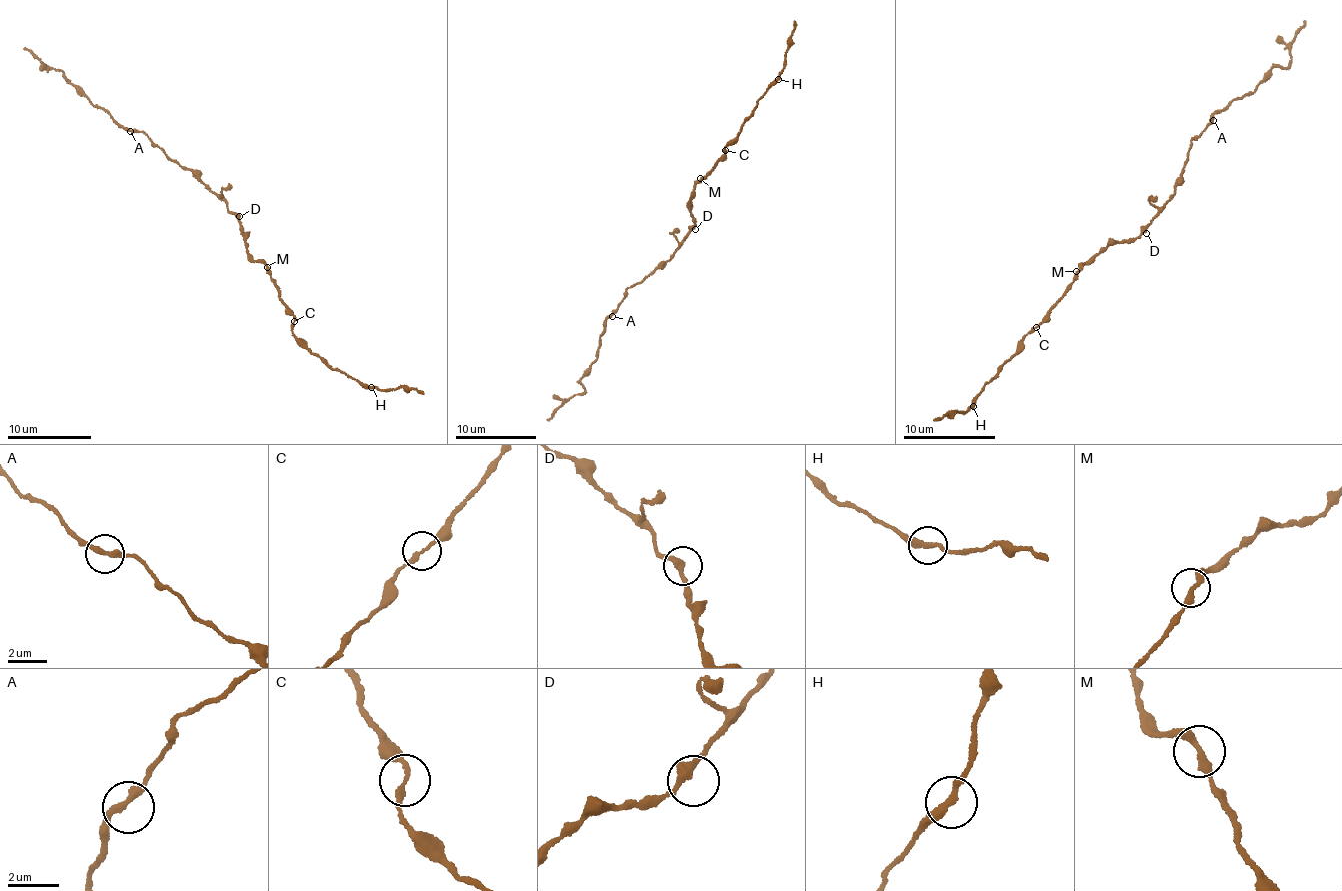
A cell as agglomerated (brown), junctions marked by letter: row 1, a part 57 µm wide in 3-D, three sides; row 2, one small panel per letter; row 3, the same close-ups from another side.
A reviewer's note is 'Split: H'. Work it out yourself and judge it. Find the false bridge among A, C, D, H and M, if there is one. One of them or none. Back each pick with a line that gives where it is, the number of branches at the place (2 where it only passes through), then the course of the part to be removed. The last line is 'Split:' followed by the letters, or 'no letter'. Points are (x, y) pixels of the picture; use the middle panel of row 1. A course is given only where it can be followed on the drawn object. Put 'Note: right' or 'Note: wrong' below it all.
H: place (778, 79); branches 2; course (778, 79), (795, 20)
Split: H
Note: right

